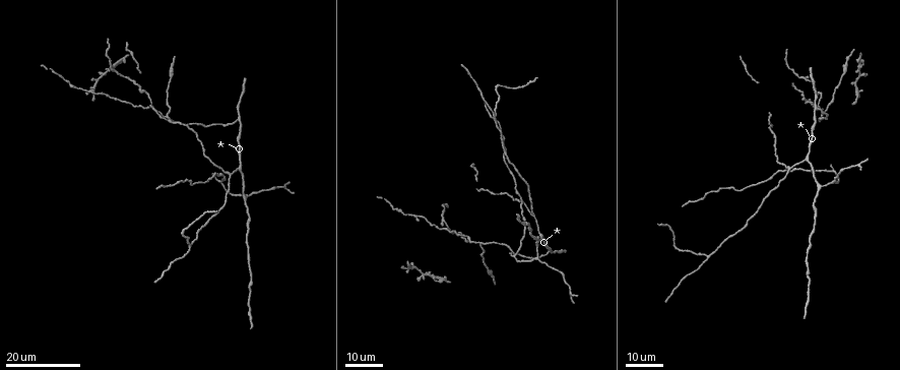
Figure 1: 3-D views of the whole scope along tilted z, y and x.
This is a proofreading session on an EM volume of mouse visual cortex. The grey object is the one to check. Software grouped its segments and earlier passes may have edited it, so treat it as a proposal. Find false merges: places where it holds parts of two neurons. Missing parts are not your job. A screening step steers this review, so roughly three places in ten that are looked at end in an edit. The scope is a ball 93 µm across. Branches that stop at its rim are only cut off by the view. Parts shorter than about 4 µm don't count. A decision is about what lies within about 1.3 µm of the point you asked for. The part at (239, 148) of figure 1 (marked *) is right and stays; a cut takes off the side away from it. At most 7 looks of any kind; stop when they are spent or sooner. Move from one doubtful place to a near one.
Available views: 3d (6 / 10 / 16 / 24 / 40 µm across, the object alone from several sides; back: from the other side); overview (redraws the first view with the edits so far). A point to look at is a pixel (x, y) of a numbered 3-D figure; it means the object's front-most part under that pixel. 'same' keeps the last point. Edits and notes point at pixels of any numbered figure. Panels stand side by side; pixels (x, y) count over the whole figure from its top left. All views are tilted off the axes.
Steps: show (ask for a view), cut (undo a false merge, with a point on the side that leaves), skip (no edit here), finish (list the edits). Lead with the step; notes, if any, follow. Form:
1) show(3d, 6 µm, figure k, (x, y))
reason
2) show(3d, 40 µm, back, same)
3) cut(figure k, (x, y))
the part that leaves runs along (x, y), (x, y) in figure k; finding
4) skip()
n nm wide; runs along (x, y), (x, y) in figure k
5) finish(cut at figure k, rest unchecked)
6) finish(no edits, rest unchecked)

show(3d, 24 µm, figure 1, (548, 253))
three arms meet

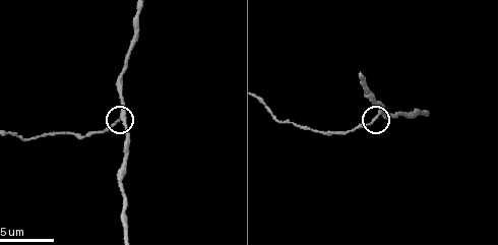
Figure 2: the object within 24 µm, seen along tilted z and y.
show(3d, 10 µm, figure 2, (377, 113))
closer look

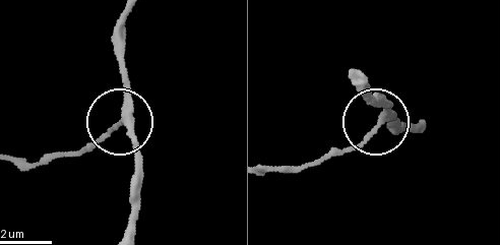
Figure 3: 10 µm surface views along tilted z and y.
show(3d, 10 µm, back, figure 3, (375, 127))

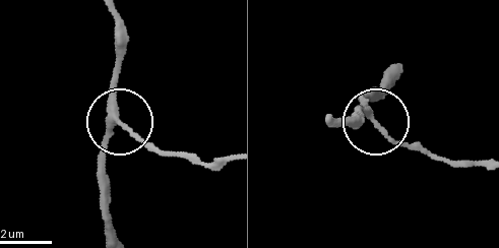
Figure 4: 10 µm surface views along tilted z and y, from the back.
skip()
side arm 12 µm; 3 arms; all the same neuron

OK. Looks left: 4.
show(3d, 24 µm, figure 1, (169, 117))
three arms meet

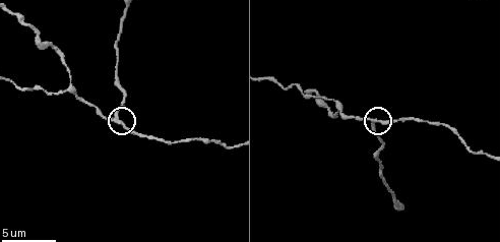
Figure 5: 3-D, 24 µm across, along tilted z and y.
show(3d, 10 µm, figure 5, (114, 117))
closer look

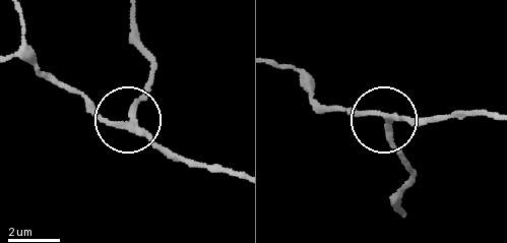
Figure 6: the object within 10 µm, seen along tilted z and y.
skip()
190 nm wide; runs along (490, 117), (393, 119), (392, 141), (404, 168) in figure 6; one neuron here

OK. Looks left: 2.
show(3d, 16 µm, figure 1, (831, 180))
three arms meet

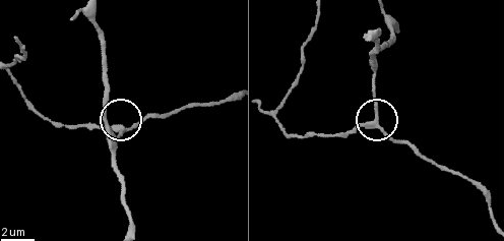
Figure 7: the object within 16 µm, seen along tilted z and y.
show(3d, 10 µm, figure 7, (377, 123))

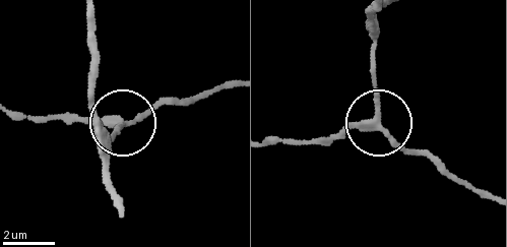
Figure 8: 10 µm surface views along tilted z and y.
skip()
one neuron here

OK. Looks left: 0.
finish(no edits, rest unchecked)

